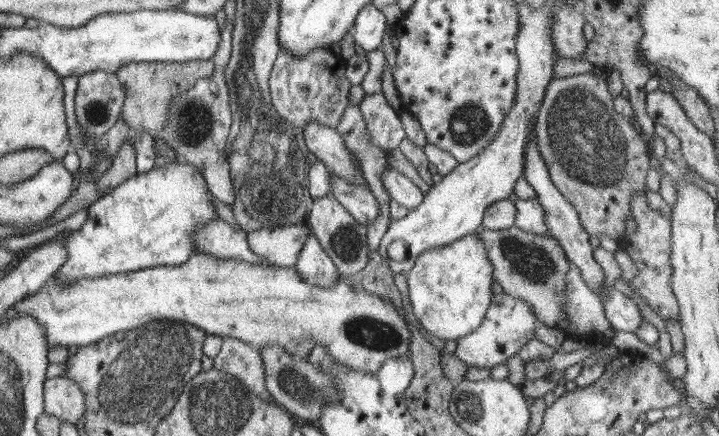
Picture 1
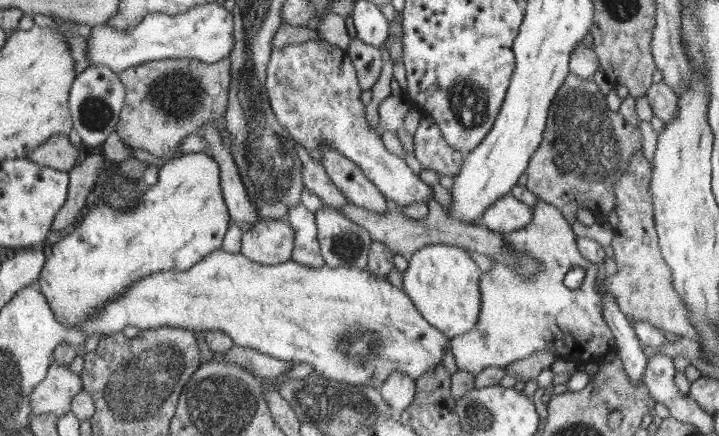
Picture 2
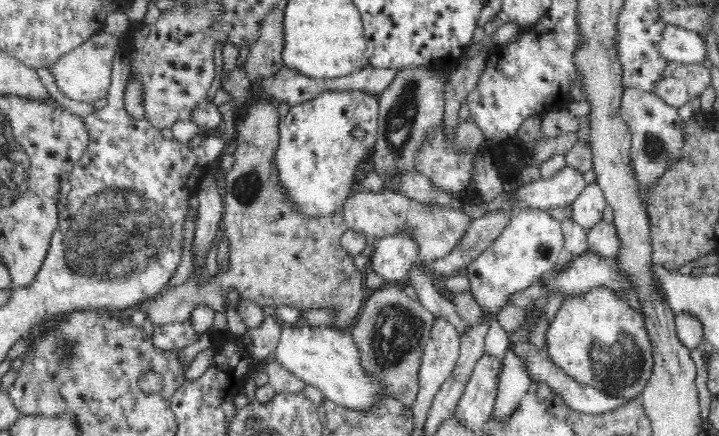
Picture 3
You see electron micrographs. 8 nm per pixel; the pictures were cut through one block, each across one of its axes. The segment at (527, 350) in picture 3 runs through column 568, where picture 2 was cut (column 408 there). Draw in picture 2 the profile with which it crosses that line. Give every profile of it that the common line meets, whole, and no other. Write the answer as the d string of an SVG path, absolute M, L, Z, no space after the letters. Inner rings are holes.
M396 370L386 376L384 383L378 389L388 406L404 410L413 403L416 394L415 381L412 376Z

